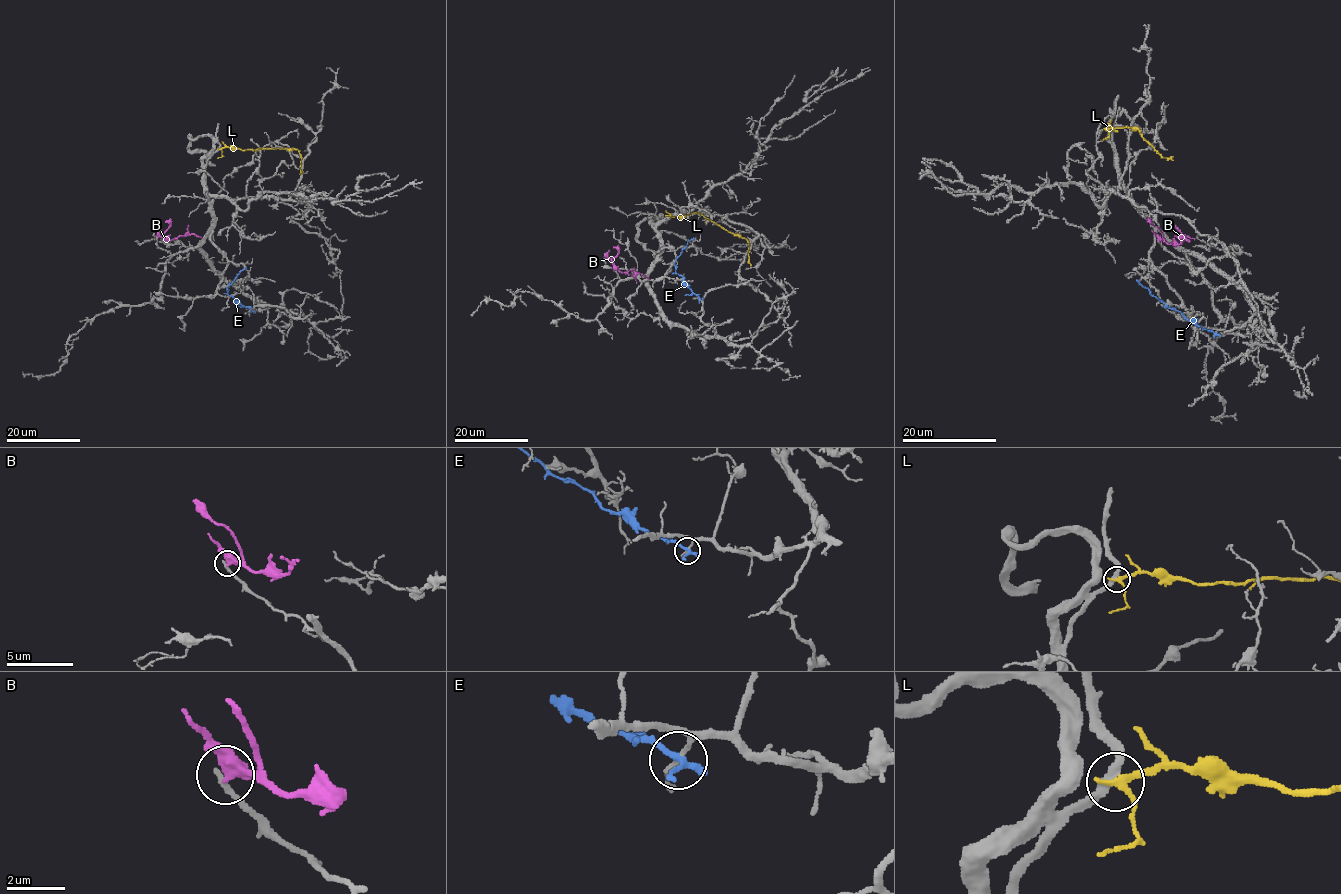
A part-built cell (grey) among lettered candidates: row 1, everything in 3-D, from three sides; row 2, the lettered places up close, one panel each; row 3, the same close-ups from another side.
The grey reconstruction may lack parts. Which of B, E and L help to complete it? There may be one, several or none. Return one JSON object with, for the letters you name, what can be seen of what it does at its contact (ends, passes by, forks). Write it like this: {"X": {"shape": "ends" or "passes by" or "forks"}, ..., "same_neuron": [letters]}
{"same_neuron": []}

